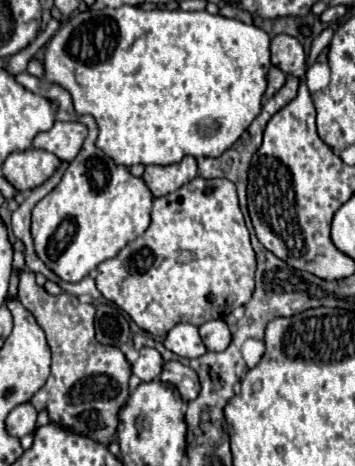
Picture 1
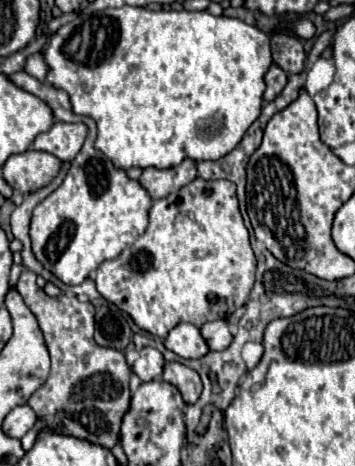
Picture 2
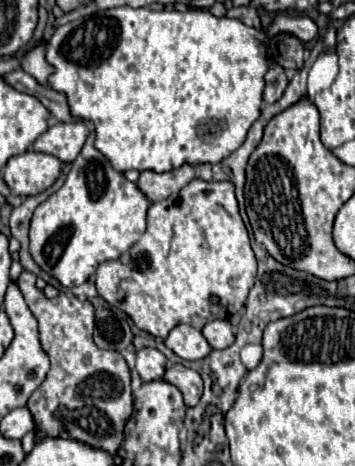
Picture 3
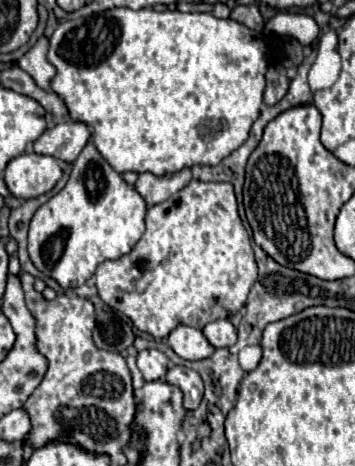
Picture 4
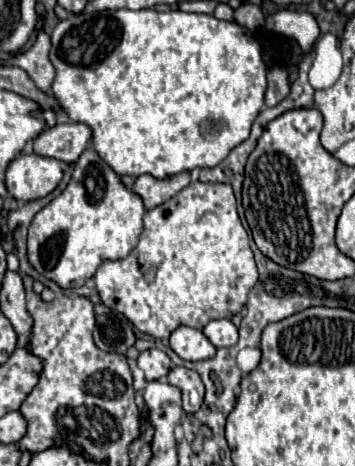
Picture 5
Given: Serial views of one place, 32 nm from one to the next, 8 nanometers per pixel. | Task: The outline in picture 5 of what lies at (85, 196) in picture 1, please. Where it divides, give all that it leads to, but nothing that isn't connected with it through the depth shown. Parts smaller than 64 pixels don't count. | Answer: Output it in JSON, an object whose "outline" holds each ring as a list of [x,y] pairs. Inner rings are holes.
{"outline":[[[88,148],[76,162],[72,180],[66,190],[34,216],[28,228],[28,260],[38,274],[56,282],[60,288],[80,288],[96,274],[104,260],[122,260],[130,254],[130,250],[138,244],[144,212],[146,210],[142,200],[124,184],[120,184],[112,168],[108,168],[108,164],[104,164],[104,160],[92,148]]]}

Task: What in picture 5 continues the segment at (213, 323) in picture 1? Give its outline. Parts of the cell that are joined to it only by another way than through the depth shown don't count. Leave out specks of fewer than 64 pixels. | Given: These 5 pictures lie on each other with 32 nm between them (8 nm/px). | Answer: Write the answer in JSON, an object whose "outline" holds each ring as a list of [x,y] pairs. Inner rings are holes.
{"outline":[[[212,320],[206,324],[204,334],[216,348],[234,346],[238,342],[238,328],[232,320]]]}

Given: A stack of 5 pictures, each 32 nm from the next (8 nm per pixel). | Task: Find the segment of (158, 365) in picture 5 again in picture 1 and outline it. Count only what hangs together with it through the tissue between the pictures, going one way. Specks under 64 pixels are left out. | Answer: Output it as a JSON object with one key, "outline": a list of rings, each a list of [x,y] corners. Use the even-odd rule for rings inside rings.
{"outline":[[[142,348],[140,358],[136,360],[136,370],[132,364],[132,372],[136,372],[136,376],[142,382],[148,382],[148,380],[156,380],[160,376],[162,366],[164,366],[164,360],[156,348]]]}

